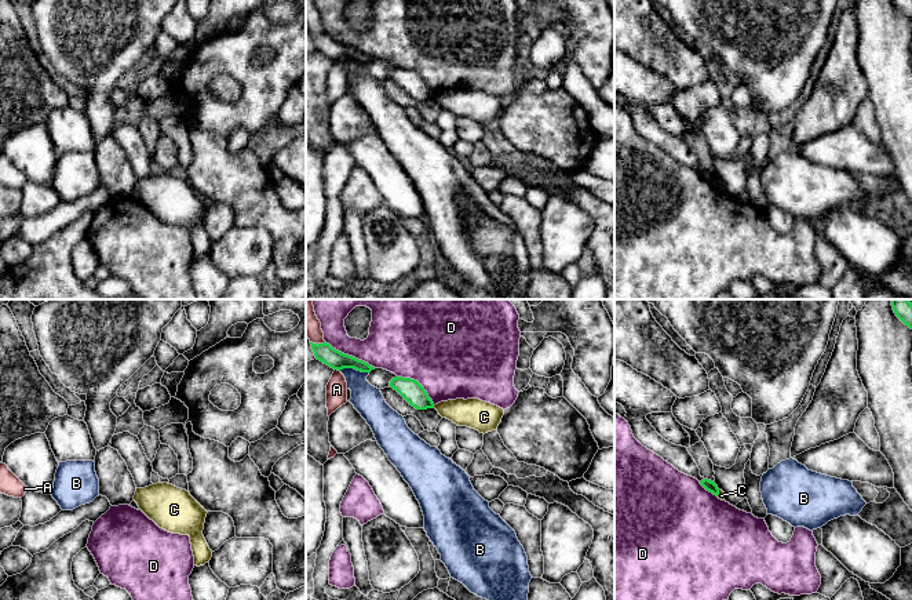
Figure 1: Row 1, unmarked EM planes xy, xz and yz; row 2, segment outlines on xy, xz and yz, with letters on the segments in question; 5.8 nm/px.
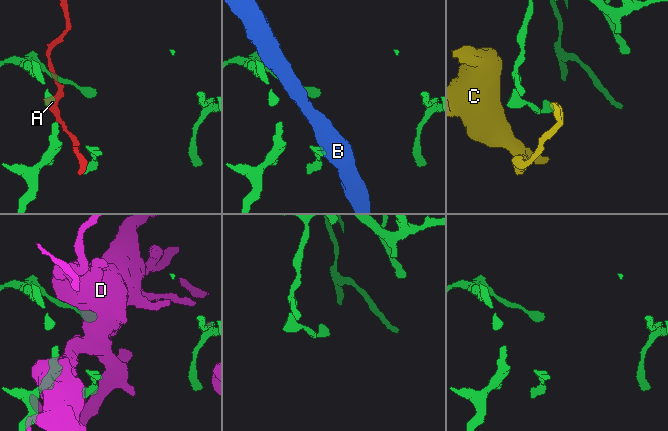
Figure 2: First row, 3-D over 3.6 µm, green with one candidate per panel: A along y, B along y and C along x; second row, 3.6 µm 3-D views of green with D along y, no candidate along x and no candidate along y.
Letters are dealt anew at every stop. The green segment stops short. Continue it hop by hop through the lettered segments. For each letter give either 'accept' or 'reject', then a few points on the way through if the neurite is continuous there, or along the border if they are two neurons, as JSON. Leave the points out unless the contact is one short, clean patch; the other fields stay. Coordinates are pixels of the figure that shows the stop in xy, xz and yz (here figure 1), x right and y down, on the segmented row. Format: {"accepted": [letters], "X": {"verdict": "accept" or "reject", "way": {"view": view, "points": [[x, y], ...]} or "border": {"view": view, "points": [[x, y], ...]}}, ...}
{"accepted": [], "A": {"verdict": "reject"}, "B": {"verdict": "reject"}, "C": {"verdict": "reject", "border": {"view": "yz", "points": [[719, 490], [717, 495]]}}, "D": {"verdict": "reject"}}

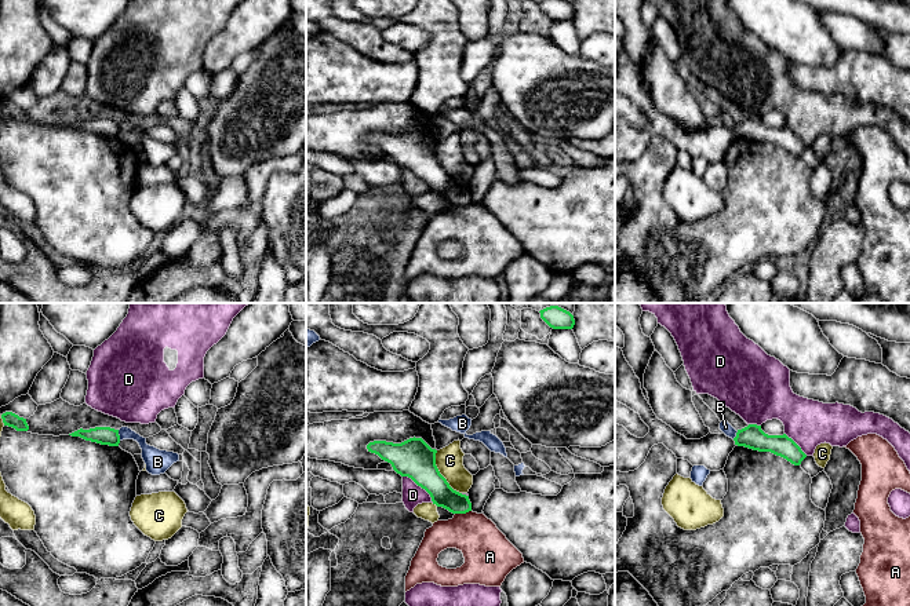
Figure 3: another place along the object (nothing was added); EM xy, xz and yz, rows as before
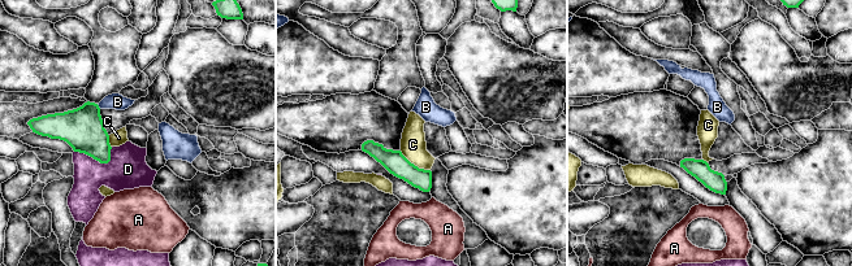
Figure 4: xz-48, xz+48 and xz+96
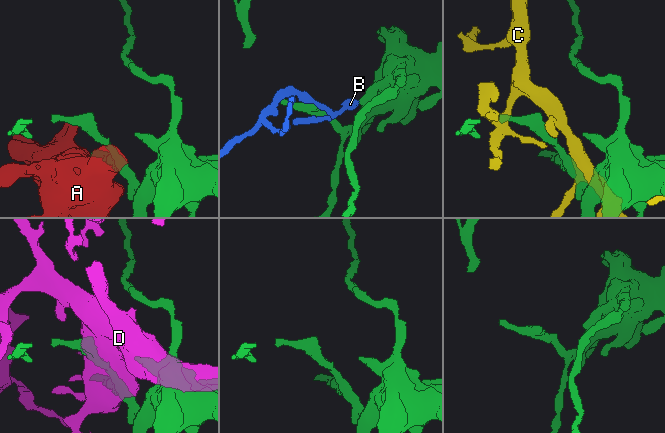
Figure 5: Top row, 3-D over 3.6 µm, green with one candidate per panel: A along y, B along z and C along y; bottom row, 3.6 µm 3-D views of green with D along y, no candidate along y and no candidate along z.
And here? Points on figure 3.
{"accepted": ["B"], "A": {"verdict": "reject"}, "B": {"verdict": "accept"}, "C": {"verdict": "reject"}, "D": {"verdict": "reject"}}

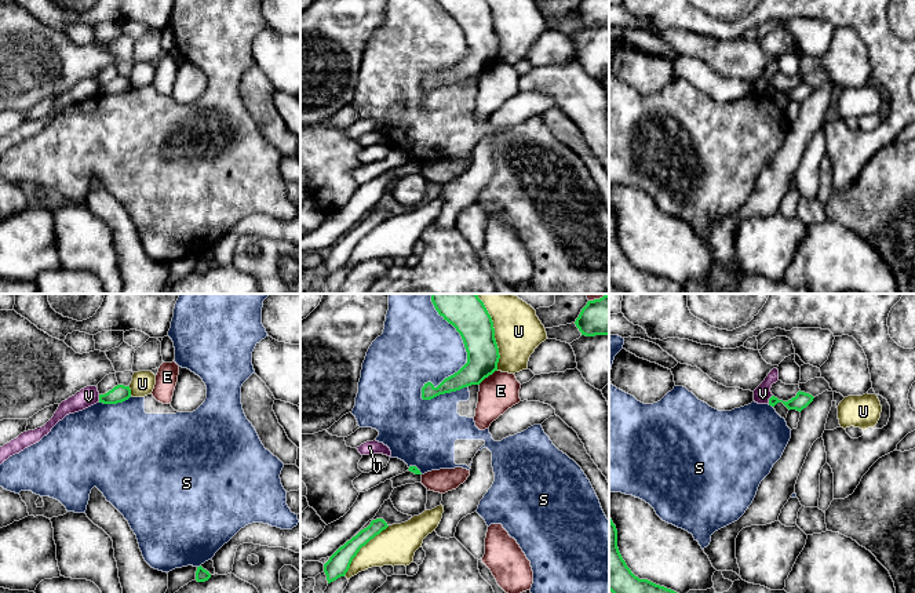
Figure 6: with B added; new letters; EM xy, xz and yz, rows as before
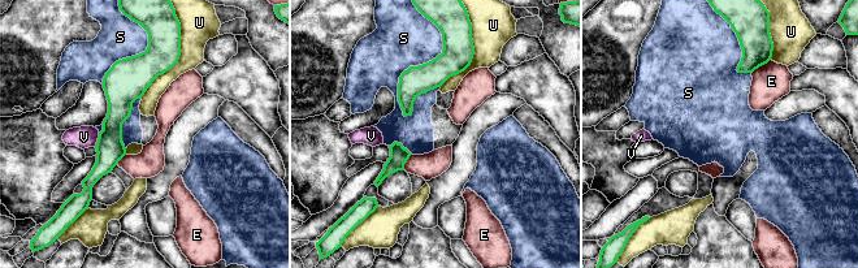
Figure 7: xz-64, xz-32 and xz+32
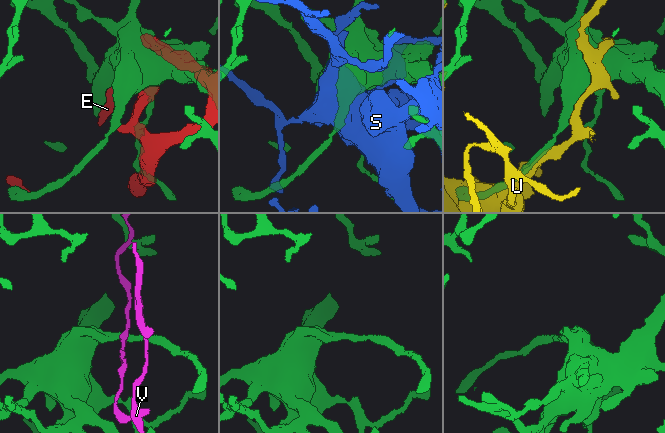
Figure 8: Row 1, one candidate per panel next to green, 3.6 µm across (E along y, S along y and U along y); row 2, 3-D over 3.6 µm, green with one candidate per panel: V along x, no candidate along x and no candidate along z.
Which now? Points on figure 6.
{"accepted": [], "E": {"verdict": "reject"}, "S": {"verdict": "reject"}, "U": {"verdict": "reject"}, "V": {"verdict": "reject", "border": {"view": "yz", "points": [[772, 395], [768, 403]]}}}

